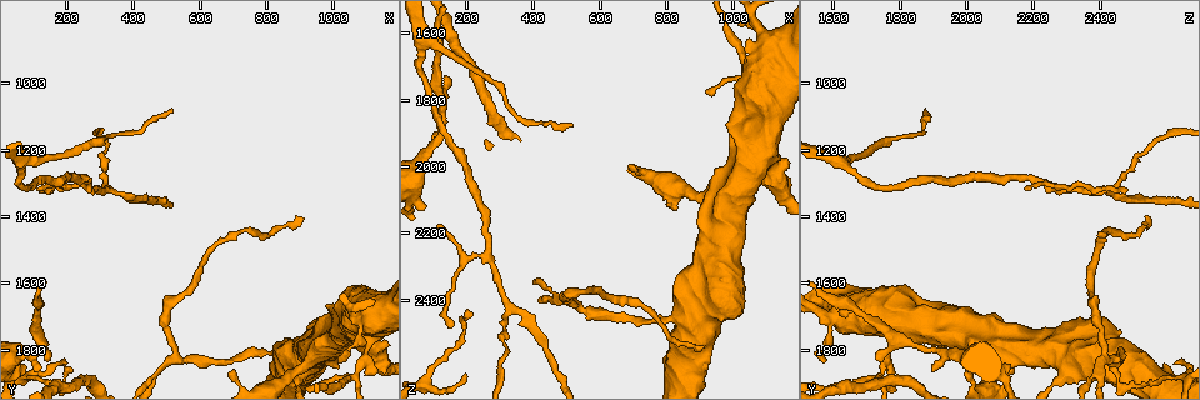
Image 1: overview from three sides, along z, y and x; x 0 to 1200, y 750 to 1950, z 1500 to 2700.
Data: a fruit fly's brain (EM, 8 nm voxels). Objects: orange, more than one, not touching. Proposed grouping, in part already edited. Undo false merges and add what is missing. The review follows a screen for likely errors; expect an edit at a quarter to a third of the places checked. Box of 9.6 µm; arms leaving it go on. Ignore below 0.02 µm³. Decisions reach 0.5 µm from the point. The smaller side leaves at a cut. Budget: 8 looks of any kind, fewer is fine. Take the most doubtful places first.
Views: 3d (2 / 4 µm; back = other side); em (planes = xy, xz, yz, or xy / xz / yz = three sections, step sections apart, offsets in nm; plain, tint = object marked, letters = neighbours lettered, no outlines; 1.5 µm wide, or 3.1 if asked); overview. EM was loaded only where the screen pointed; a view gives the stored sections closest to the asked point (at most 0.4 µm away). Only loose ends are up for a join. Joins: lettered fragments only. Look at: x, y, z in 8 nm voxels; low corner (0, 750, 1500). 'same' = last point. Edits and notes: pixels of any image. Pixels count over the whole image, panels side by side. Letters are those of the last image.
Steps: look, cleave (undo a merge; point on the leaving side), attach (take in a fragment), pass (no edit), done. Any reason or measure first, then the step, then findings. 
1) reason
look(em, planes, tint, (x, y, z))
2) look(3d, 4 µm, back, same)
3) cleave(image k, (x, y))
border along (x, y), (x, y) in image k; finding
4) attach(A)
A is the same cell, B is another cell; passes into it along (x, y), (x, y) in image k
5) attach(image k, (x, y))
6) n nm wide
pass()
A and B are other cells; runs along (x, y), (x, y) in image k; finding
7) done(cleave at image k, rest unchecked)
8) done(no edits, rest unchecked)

look(3d, 2 µm, (1070, 1870, 1750))

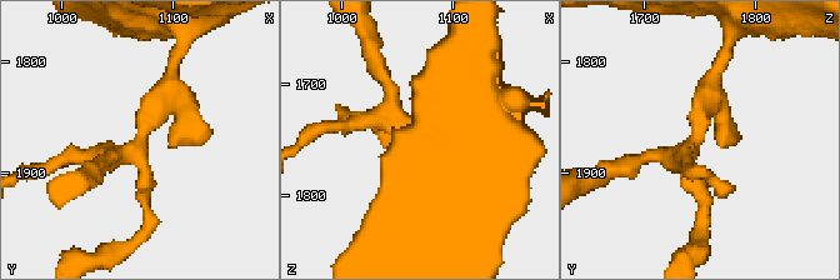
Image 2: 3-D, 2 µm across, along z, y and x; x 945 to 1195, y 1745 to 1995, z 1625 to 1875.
look(em, xz, step 8, tint, (1066, 1876, 1740))

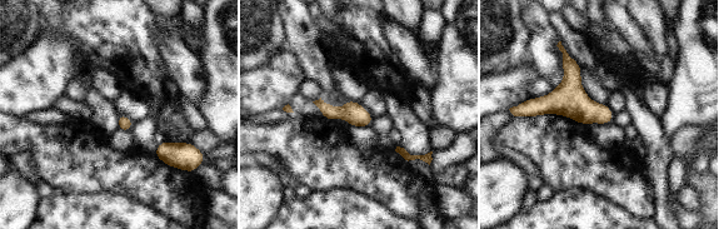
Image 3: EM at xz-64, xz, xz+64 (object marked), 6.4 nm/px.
look(em, planes, letters, same)

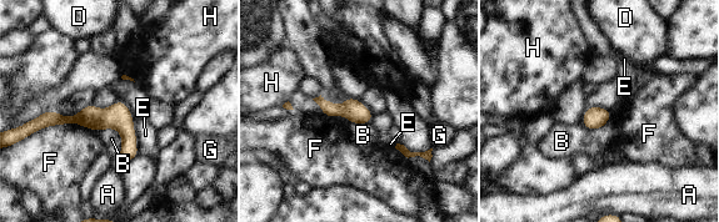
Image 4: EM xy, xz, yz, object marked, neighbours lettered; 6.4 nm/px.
140 nm wide
pass()
A, B, D, E, F, G and H are other cells; runs along (44, 117), (113, 119), (134, 152) in image 4; all the same neuron

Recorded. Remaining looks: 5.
thick turns thin
look(em, planes, letters, (820, 1810, 2460))

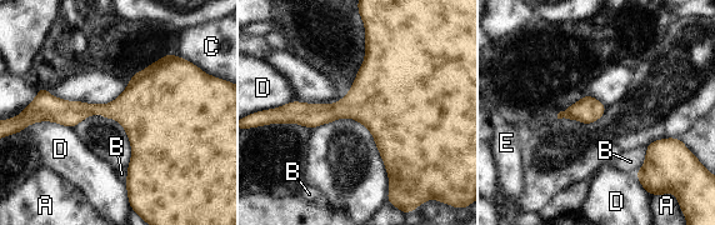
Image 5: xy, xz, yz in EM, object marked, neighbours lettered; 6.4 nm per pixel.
D touches over 280 nm
pass()
A, B, C, D and E are other cells; border along (31, 123), (55, 121), (73, 129) in image 5; one neuron here

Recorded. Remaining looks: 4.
branch stops here
look(3d, 2 µm, (210, 1840, 2430))

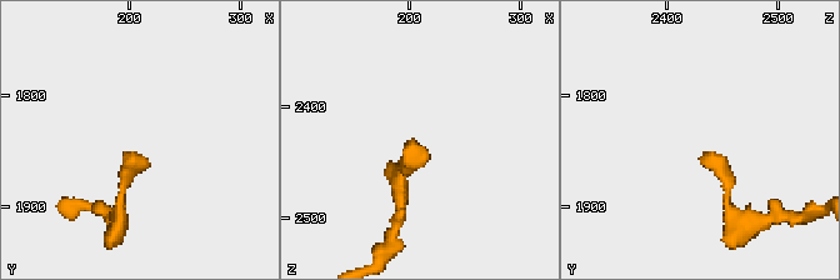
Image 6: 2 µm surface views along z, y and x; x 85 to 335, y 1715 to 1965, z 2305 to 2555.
now the EM
look(em, planes, plain, (206, 1854, 2434))

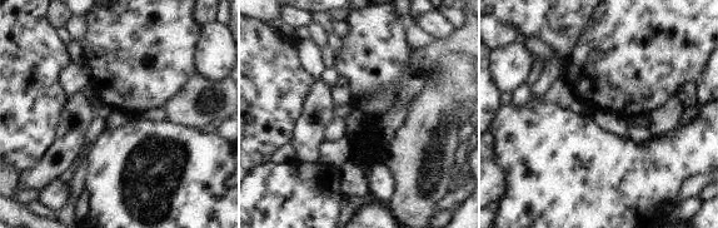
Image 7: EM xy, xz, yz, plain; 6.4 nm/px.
what lies round it
look(em, planes, letters, same)

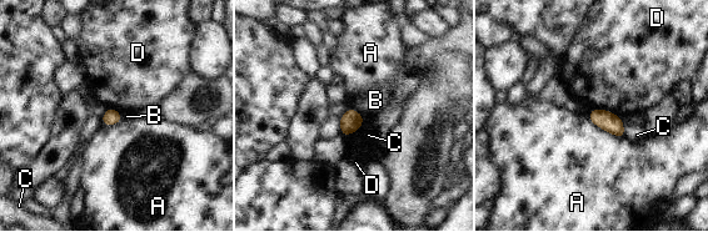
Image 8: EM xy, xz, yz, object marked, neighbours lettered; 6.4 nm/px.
110 nm wide
pass()
A, B, C and D are other cells; border along (364, 116), (362, 126), (345, 136) in image 8; no lettered fragment goes on from it

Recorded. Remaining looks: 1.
done(no edits, rest unchecked)

